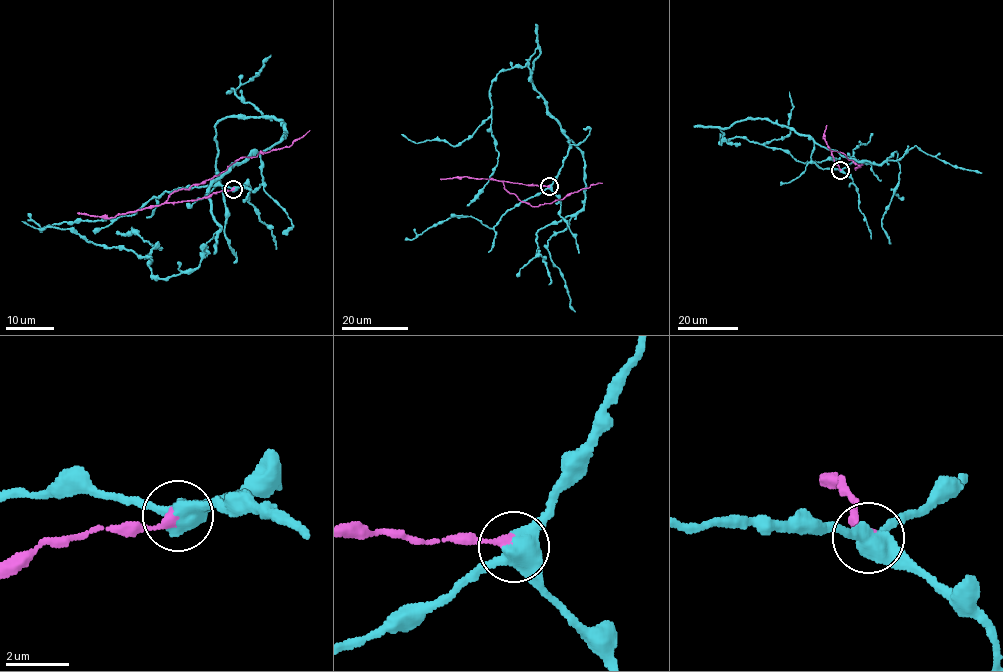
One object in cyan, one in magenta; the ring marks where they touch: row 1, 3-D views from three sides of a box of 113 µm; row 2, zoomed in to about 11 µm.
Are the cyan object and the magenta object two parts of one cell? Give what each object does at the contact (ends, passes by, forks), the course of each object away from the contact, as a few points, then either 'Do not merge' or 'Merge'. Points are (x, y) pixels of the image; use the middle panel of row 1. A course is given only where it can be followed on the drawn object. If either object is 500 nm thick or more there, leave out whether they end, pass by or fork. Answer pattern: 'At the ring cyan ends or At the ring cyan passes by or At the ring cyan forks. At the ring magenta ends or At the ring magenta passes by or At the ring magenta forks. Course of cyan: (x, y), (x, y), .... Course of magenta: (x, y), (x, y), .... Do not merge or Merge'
At the ring cyan forks. At the ring magenta ends. Course of cyan: (549, 186), (569, 142), (533, 86), (537, 48), (491, 82), (491, 113), (467, 138), (401, 134). Course of magenta: (549, 186), (502, 182), (510, 193), (536, 207), (563, 199), (591, 184), (602, 183). Do not merge

